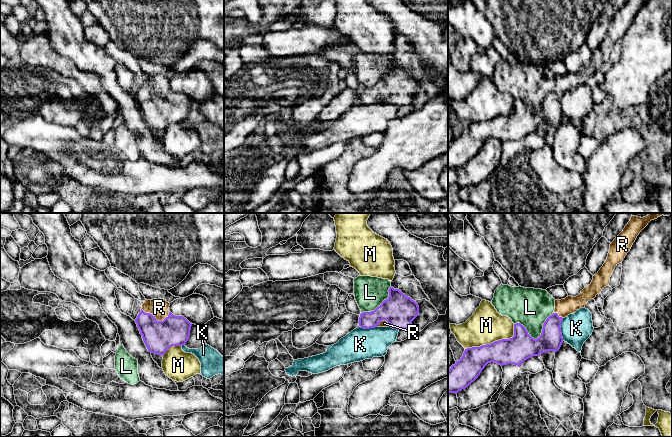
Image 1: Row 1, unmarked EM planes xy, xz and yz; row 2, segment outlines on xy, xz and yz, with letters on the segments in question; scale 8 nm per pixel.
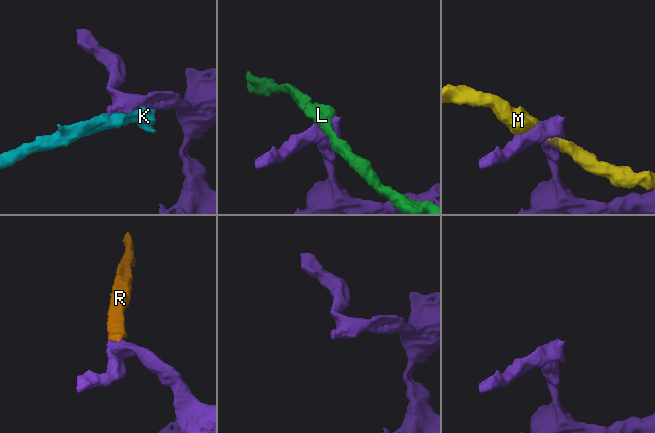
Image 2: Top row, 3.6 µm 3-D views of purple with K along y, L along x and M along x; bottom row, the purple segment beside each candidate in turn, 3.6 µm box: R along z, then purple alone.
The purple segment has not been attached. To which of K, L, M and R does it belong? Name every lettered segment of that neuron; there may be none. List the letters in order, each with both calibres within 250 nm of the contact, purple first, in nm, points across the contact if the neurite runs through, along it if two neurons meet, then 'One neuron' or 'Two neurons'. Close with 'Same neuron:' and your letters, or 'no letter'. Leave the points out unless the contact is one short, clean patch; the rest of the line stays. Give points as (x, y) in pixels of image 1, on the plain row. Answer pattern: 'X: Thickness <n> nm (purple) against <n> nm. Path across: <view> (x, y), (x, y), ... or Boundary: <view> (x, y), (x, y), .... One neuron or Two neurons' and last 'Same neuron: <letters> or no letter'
K: Thickness 180 nm (purple) against 240 nm. Two neurons
L: Thickness 220 nm (purple) against 320 nm. Two neurons
M: Thickness 220 nm (purple) against 280 nm. Two neurons
R: Thickness 260 nm (purple) against 150 nm. Path across: xy (158, 112), (155, 94), (155, 87), (159, 83). One neuron
Same neuron: R

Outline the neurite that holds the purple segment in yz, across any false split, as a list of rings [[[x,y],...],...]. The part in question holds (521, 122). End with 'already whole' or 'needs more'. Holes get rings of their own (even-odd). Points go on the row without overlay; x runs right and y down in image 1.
[[[627,0],[623,7],[610,20],[607,36],[590,61],[576,72],[555,76],[555,86],[543,100],[541,111],[534,115],[520,99],[514,100],[514,112],[480,123],[465,125],[460,136],[448,146],[448,169],[458,169],[474,158],[488,139],[501,142],[520,141],[533,132],[548,127],[557,128],[562,119],[561,99],[565,93],[584,84],[590,75],[594,75],[602,65],[609,61],[615,43],[622,39],[630,27],[639,9],[648,0]]]; needs more

